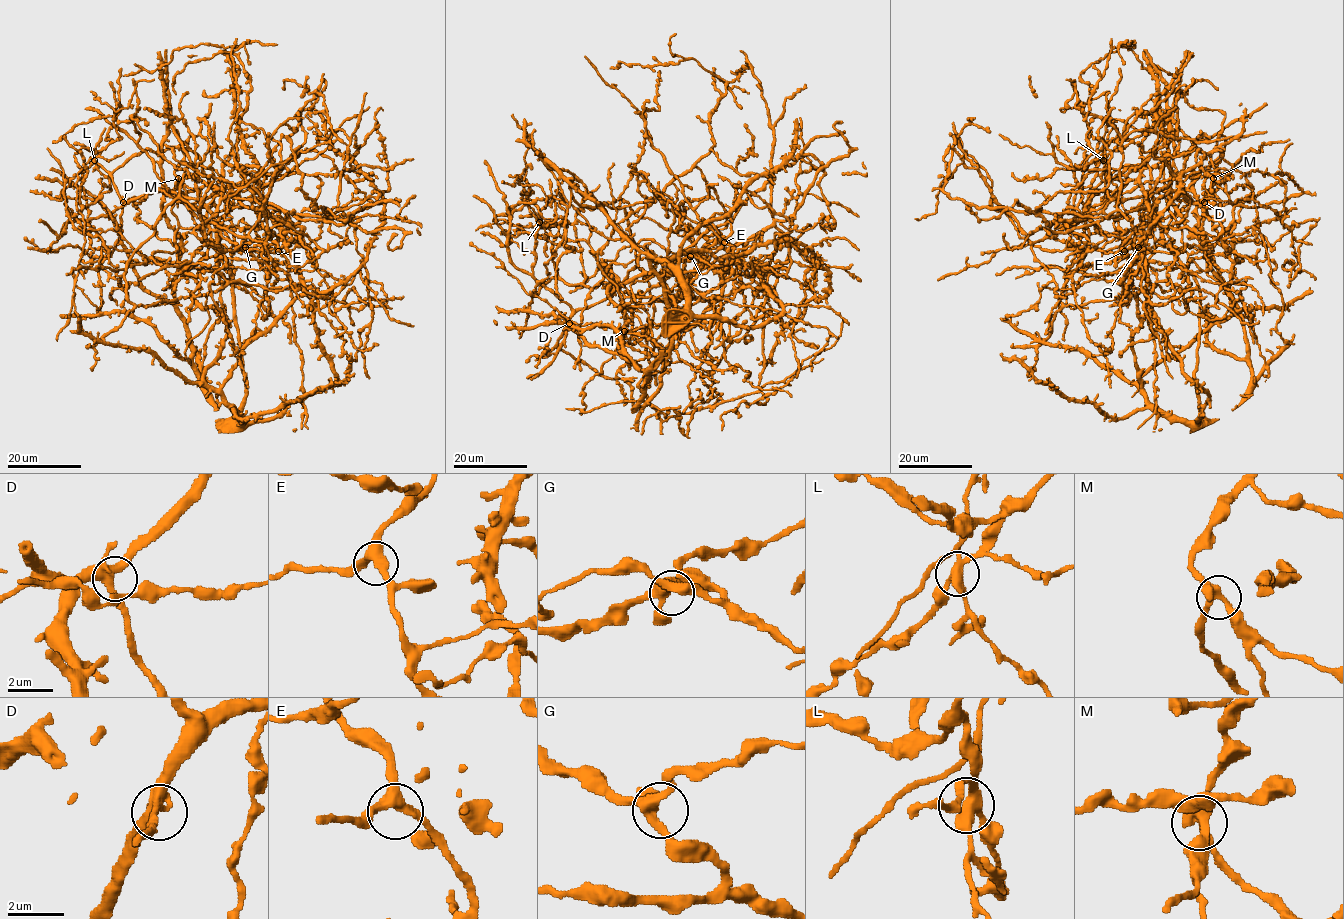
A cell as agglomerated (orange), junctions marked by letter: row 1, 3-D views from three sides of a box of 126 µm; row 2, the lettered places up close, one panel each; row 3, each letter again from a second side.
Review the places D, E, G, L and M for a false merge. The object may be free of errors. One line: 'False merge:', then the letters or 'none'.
False merge: L

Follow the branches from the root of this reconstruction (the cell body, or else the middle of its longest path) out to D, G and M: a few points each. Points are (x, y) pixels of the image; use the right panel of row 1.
D: (1199, 323), (1199, 284), (1164, 242), (1154, 201), (1167, 192), (1180, 191), (1196, 202), (1204, 202)
G: (1199, 323), (1199, 284), (1164, 242), (1161, 226), (1146, 216), (1141, 221), (1143, 241), (1138, 247)
M: (1199, 323), (1199, 284), (1164, 242), (1152, 197), (1151, 171), (1198, 141), (1223, 135), (1224, 152), (1213, 178)

